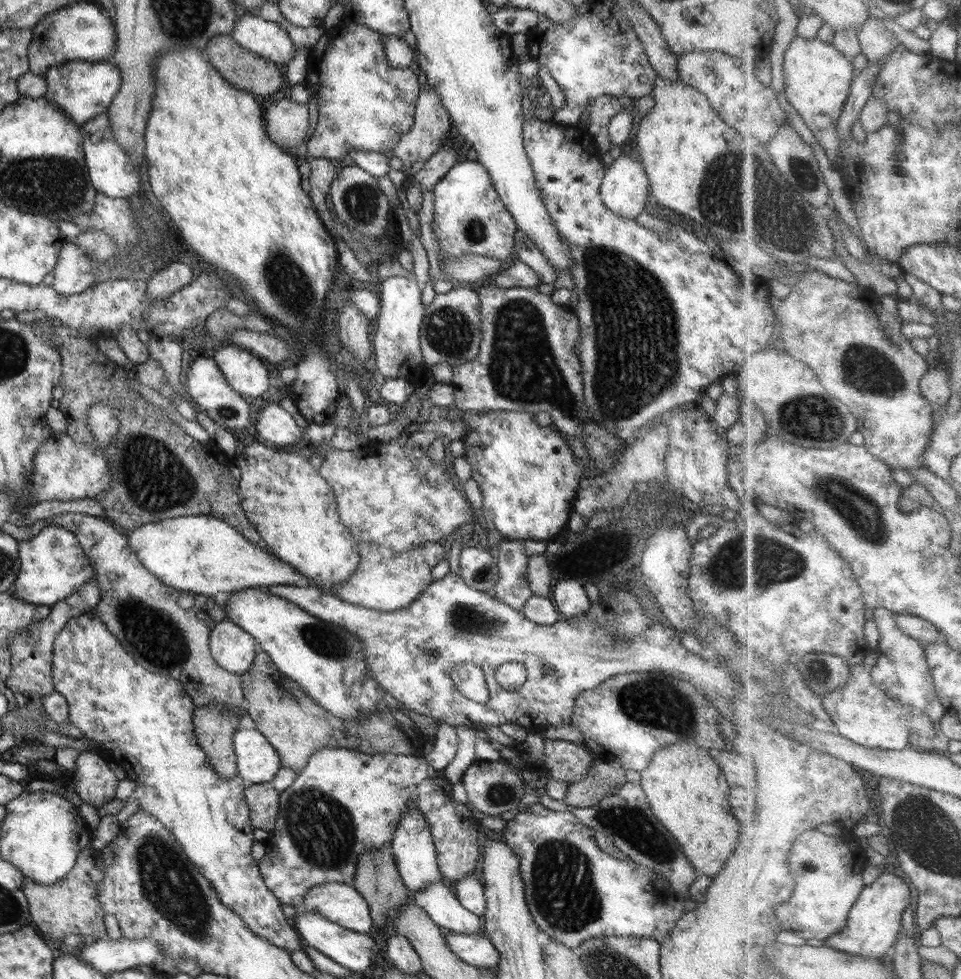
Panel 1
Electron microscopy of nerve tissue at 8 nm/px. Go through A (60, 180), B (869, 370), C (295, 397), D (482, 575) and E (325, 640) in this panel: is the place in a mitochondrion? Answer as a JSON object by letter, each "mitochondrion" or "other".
{"A":"mitochondrion","B":"mitochondrion","C":"other","D":"mitochondrion","E":"mitochondrion"}

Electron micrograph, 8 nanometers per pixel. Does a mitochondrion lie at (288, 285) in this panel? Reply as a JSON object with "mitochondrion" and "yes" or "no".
{"mitochondrion":"yes"}

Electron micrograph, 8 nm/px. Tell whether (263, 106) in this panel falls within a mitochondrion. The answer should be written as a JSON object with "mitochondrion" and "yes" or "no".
{"mitochondrion":"no"}

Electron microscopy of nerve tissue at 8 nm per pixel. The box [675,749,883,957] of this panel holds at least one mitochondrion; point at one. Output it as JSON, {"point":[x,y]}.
{"point":[806,864]}

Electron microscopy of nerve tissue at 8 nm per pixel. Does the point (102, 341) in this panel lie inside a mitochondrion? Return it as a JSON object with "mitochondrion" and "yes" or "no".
{"mitochondrion":"no"}

